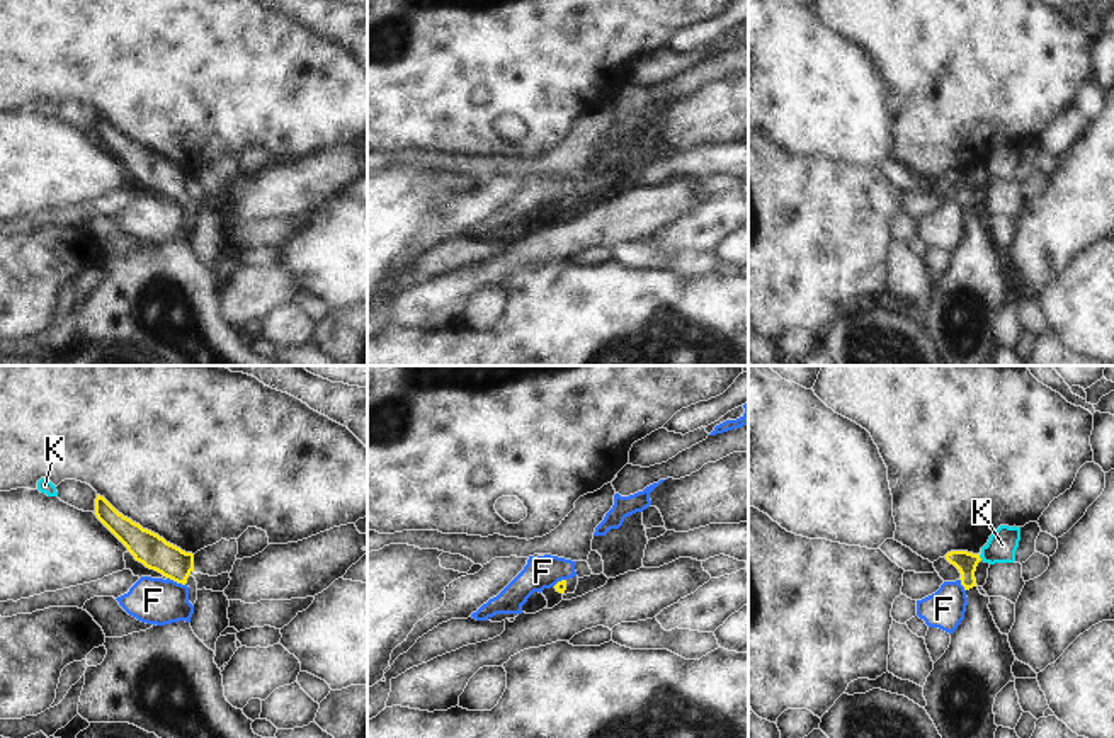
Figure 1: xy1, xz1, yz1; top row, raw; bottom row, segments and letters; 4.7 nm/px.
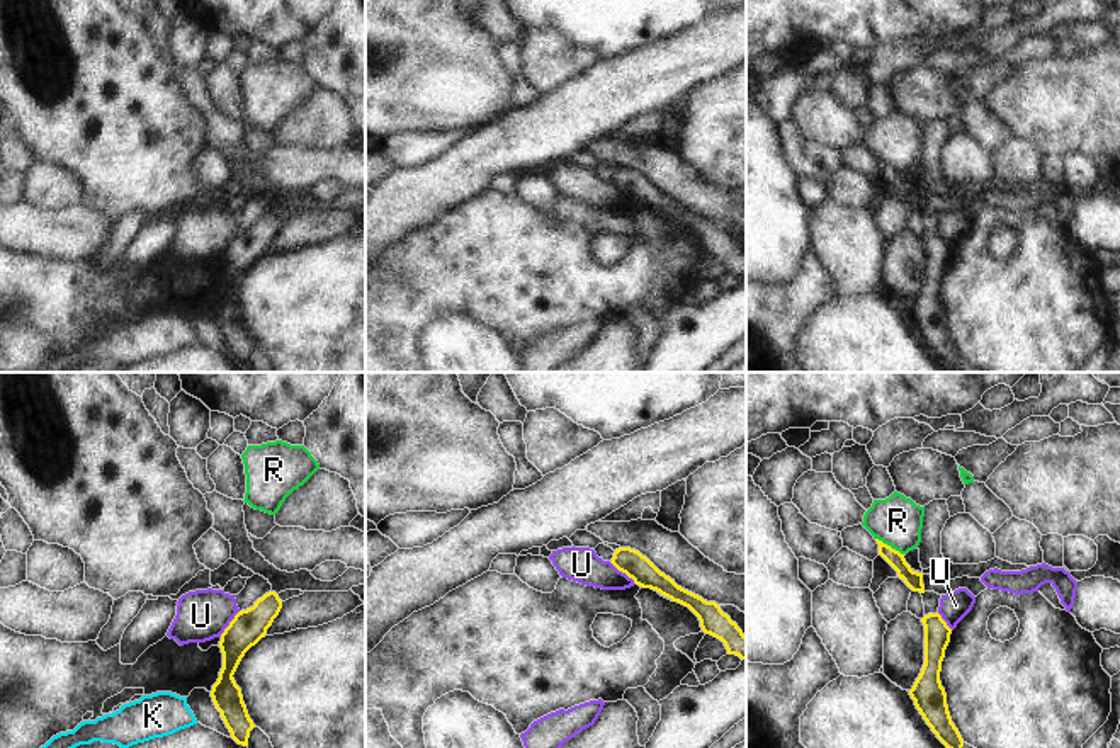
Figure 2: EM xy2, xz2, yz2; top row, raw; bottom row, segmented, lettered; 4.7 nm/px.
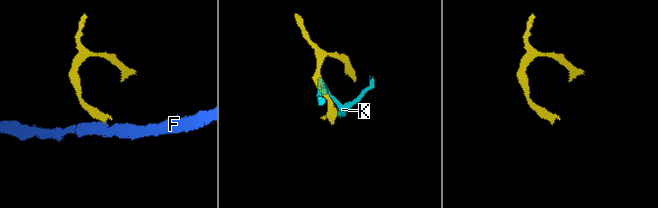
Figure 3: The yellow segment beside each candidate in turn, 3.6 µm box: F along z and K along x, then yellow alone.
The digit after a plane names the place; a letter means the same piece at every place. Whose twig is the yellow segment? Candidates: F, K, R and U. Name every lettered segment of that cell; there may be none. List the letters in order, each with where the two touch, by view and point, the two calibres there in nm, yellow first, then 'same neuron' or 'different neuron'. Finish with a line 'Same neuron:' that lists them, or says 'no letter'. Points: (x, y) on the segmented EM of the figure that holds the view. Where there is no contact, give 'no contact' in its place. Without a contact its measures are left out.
F: meets yellow in xy1 at (177, 582); 160 nm thick on the yellow side, 220 nm on the other; different neuron
K: meets yellow in yz1 at (980, 558); 100 nm thick on the yellow side, 140 nm on the other; different neuron
R: meets yellow in yz2 at (889, 546); 80 nm thick on the yellow side, 240 nm on the other; different neuron
U: meets yellow in xz2 at (622, 572); 120 nm thick on the yellow side, 170 nm on the other; different neuron
Same neuron: no letter

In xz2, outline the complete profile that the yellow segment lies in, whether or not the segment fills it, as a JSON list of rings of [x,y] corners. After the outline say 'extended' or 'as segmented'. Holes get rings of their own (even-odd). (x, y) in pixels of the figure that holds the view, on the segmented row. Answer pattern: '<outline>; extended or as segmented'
[[[615,549],[610,563],[619,571],[632,578],[636,585],[656,590],[673,602],[688,607],[699,617],[702,631],[724,643],[727,654],[736,654],[741,660],[746,660],[746,636],[716,602],[707,602],[702,597],[678,586],[675,580],[661,573],[636,549]]]; as segmented

